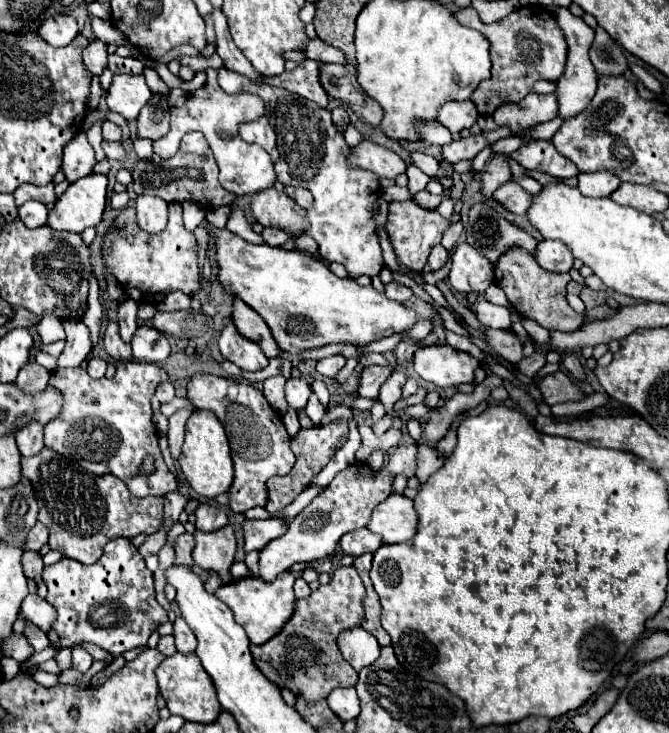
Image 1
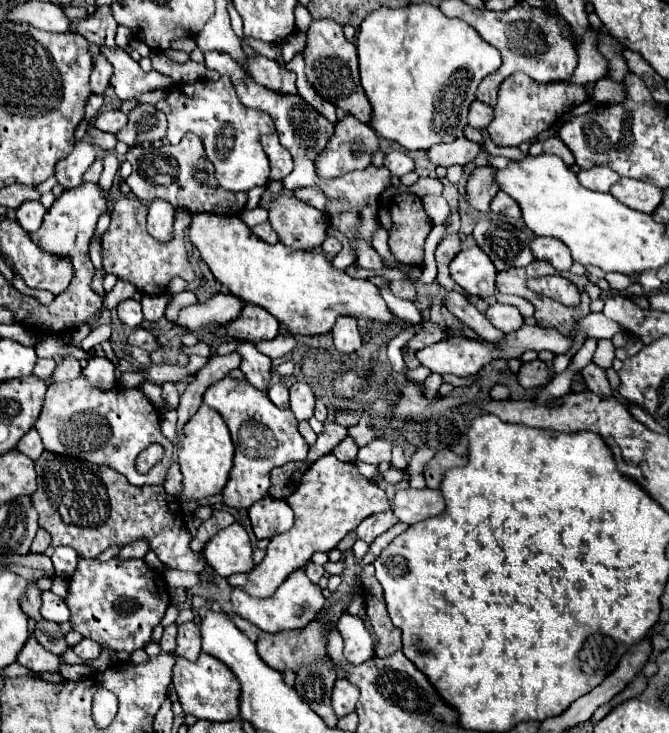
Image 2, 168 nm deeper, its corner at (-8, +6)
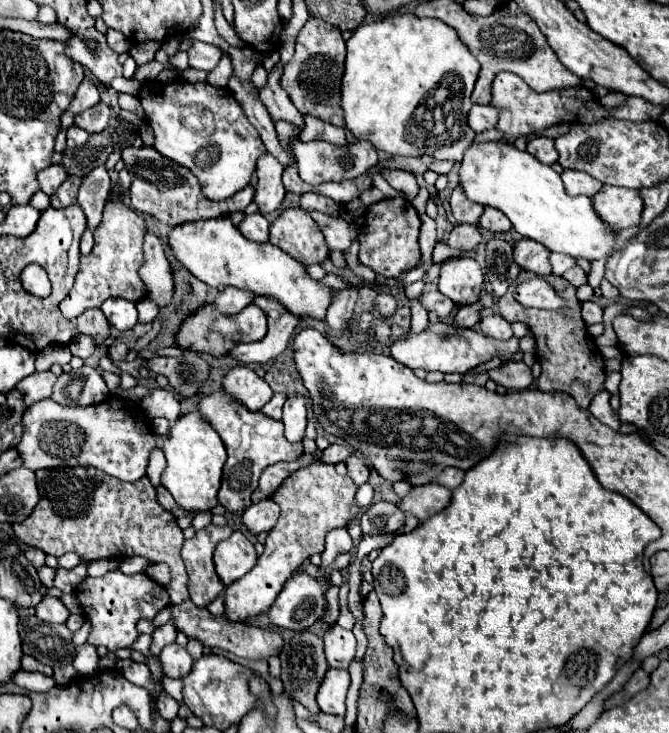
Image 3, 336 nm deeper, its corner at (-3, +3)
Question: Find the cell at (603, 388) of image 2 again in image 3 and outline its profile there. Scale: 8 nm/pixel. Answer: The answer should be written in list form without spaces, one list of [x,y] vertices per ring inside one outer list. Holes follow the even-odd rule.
[[[601,390],[601,392],[597,392],[595,394],[595,398],[593,398],[593,402],[591,402],[591,406],[589,406],[589,410],[591,410],[591,414],[597,418],[597,420],[601,420],[603,424],[607,424],[609,428],[615,428],[615,430],[619,430],[619,418],[617,418],[617,414],[611,410],[611,406],[609,406],[609,398],[611,398],[611,394],[607,392],[607,390]]]

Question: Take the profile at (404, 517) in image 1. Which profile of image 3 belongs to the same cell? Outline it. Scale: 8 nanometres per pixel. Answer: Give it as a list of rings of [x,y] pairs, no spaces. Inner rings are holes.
[[[423,484],[415,486],[405,498],[397,502],[399,510],[405,514],[413,514],[419,522],[431,518],[441,512],[451,500],[451,490],[439,484]]]

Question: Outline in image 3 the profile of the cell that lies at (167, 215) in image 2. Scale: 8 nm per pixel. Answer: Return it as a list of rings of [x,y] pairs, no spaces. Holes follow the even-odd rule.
[[[147,232],[143,252],[145,252],[145,264],[139,272],[143,276],[143,282],[147,284],[147,298],[155,300],[163,308],[169,304],[173,296],[173,276],[163,252],[161,238],[153,232]]]

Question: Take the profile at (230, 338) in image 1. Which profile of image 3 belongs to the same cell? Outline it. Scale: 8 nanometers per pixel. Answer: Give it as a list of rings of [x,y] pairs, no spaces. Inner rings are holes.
[[[237,366],[229,370],[227,376],[223,378],[223,388],[227,394],[243,402],[249,410],[261,410],[267,404],[267,400],[271,400],[273,396],[269,384],[245,366]]]

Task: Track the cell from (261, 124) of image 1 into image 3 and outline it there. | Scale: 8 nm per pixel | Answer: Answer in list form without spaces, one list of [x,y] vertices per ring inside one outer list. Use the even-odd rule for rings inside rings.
[[[265,152],[257,160],[257,190],[255,190],[255,202],[259,204],[259,212],[269,214],[275,212],[285,196],[285,188],[281,184],[281,174],[283,174],[283,164],[275,160],[273,154]]]

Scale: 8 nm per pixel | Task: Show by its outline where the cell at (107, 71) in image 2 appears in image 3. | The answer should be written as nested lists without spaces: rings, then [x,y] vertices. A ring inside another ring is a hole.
[[[85,78],[83,84],[79,86],[77,94],[75,94],[75,100],[71,102],[69,108],[61,116],[61,128],[69,128],[74,124],[76,114],[93,108],[97,102],[99,102],[99,90],[97,90],[97,86],[93,84],[91,78]]]

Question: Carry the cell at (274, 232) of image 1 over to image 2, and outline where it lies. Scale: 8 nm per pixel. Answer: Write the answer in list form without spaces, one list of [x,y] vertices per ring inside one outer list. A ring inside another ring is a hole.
[[[266,221],[266,223],[260,223],[260,225],[256,225],[256,227],[252,227],[252,231],[254,231],[256,237],[260,237],[260,239],[266,241],[266,243],[278,243],[278,235],[276,235],[276,231],[270,227],[268,221]]]

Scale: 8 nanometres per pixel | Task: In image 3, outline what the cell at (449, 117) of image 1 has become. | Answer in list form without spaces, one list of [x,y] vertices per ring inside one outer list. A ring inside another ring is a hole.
[[[473,106],[469,110],[469,126],[475,132],[485,132],[489,128],[495,128],[497,124],[497,112],[491,106]]]

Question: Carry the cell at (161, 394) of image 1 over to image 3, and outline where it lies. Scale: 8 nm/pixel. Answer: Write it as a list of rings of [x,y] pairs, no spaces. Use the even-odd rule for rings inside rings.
[[[155,388],[151,390],[151,394],[141,400],[141,408],[145,410],[145,414],[149,418],[155,418],[155,416],[163,416],[167,418],[169,422],[177,420],[179,414],[181,414],[181,408],[179,408],[179,402],[177,398],[173,396],[171,390],[165,390],[165,388]]]

